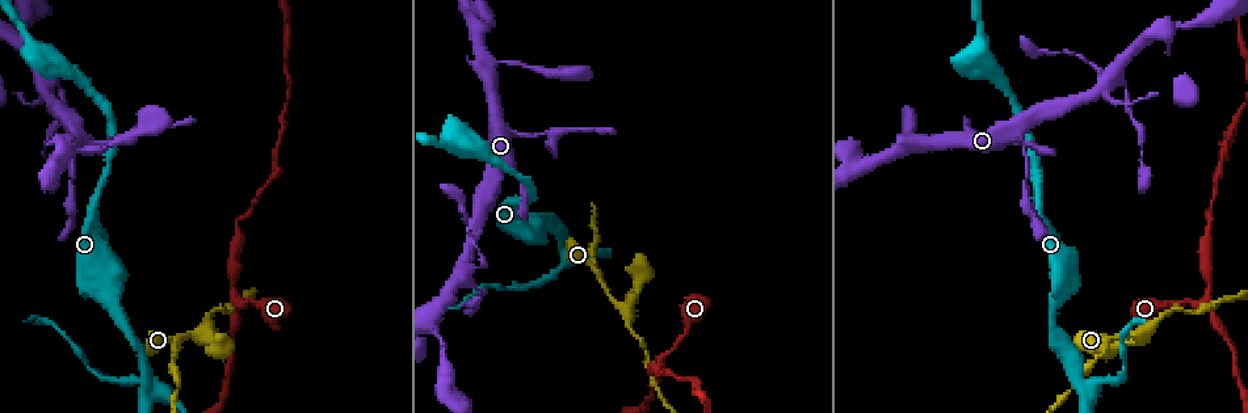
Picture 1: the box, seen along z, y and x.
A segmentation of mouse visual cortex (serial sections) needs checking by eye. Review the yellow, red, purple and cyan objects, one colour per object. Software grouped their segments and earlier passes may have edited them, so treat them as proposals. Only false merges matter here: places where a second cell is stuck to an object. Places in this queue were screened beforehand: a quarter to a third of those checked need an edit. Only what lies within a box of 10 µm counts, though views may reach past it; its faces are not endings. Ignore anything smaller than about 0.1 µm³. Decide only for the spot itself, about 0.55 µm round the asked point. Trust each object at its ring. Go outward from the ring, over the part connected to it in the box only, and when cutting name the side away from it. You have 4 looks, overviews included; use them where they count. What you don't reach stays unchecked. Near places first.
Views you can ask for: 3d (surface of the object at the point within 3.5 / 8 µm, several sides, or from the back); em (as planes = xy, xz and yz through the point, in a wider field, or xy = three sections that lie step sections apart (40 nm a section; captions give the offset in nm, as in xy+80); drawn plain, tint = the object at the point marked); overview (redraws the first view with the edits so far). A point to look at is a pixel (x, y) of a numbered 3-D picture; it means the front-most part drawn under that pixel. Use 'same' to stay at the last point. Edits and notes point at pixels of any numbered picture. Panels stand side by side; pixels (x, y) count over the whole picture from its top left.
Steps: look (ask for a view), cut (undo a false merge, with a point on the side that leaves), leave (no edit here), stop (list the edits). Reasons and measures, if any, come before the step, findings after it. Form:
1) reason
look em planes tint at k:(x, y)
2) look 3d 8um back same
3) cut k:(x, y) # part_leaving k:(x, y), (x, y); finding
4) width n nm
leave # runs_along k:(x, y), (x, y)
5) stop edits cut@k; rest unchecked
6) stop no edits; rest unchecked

three arms meet
look 3d 3.5um at 1:(1092, 388)

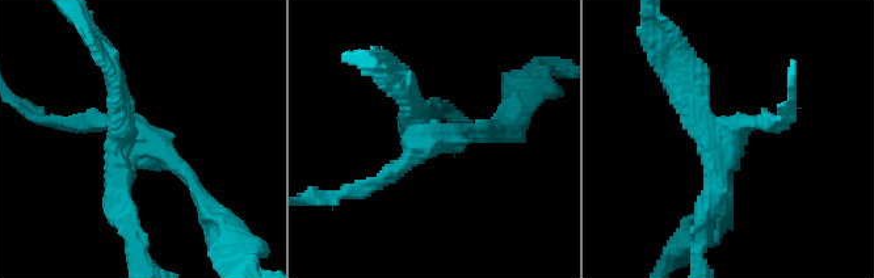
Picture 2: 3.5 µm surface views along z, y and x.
look em xy step 3 tint at 2:(731, 132)

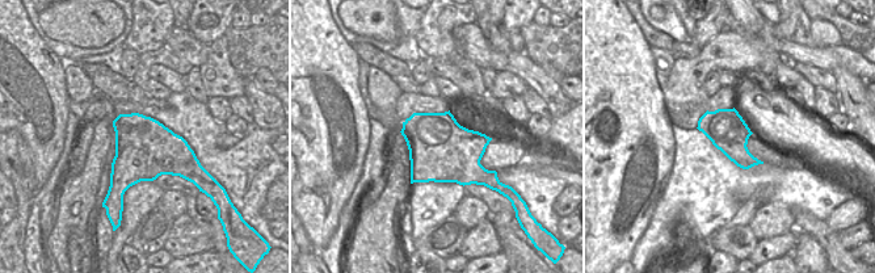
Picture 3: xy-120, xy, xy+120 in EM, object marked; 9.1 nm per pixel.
cut 2:(91, 123) # border 3:(116, 151), (141, 147), (147, 180); a second cell is stuck on

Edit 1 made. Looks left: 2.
a fork
look 3d 3.5um at 1:(620, 306)

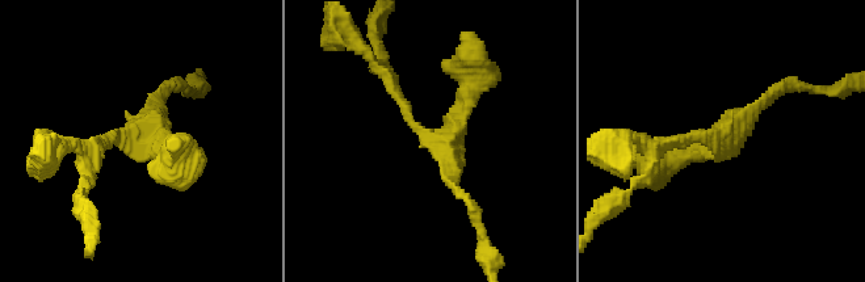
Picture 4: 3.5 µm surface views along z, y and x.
look em planes tint at 4:(725, 137)

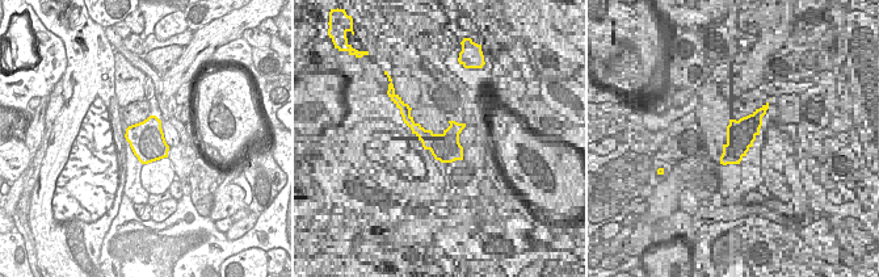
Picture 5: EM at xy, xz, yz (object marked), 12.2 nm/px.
arm_widths 150, 150, 200 nm
leave # one cell here

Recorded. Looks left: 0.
stop edits cut@2; rest unchecked

